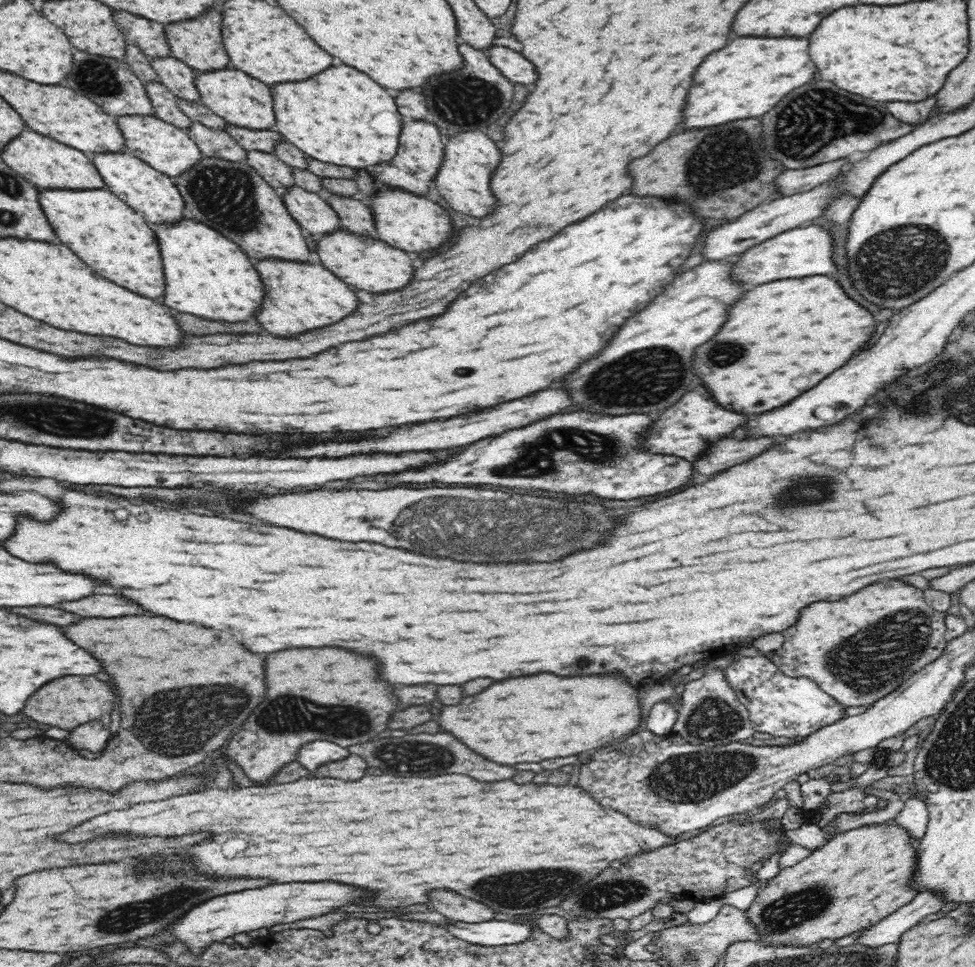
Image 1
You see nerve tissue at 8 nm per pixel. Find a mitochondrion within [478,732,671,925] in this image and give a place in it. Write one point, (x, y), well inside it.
(605, 897)

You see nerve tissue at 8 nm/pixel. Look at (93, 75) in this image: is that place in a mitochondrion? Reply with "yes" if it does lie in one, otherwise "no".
yes

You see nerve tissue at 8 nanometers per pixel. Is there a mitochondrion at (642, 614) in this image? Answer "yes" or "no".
no

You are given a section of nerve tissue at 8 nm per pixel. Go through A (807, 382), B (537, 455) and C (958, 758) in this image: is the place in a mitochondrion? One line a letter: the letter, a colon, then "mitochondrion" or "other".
A: other
B: mitochondrion
C: mitochondrion

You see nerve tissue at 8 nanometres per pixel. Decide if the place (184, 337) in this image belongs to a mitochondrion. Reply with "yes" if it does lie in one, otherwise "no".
no

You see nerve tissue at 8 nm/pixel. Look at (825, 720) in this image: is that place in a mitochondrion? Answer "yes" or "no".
no

